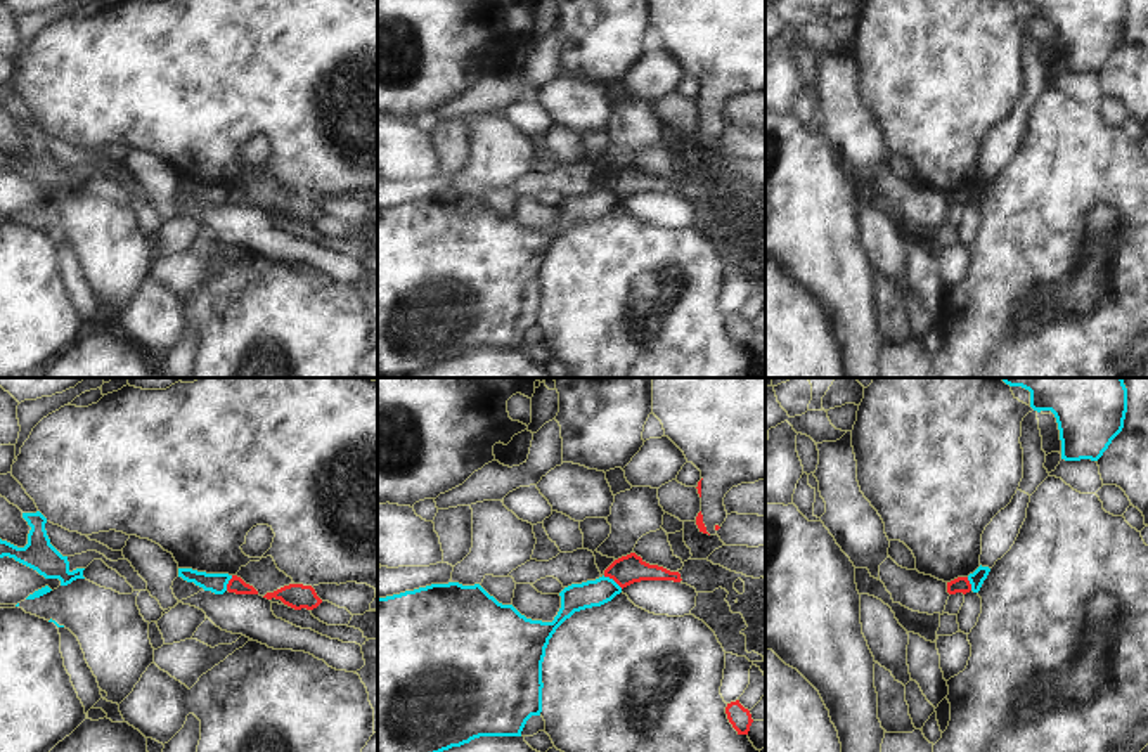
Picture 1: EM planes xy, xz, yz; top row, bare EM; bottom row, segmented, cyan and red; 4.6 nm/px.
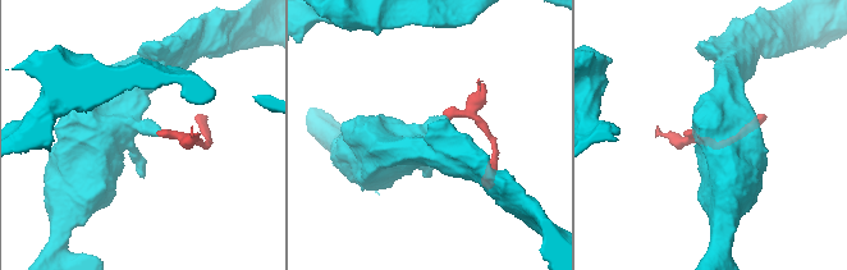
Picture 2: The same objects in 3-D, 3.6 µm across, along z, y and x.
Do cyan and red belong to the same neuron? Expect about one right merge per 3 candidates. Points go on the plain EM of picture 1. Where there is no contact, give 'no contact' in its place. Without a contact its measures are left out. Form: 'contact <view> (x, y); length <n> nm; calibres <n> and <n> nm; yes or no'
contact xz (613, 193); length 110 nm; calibres 130 and 140 nm; no

